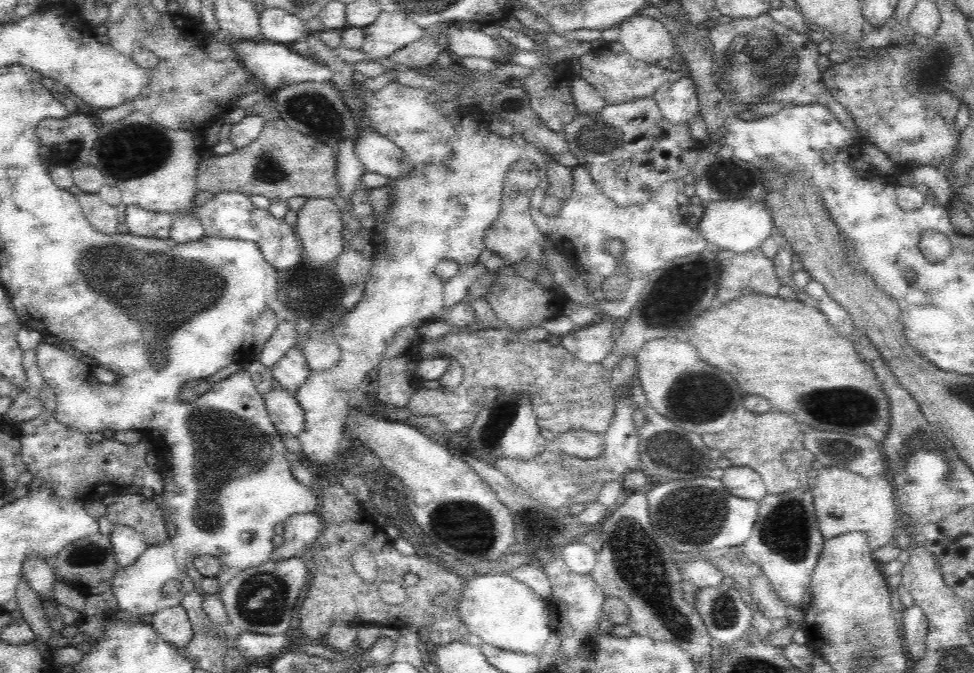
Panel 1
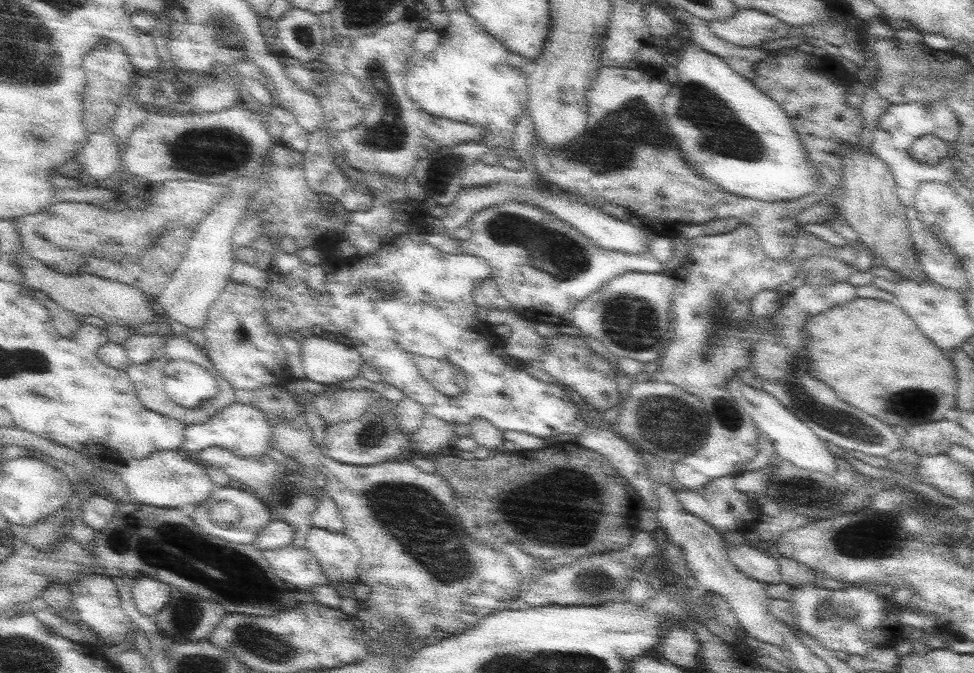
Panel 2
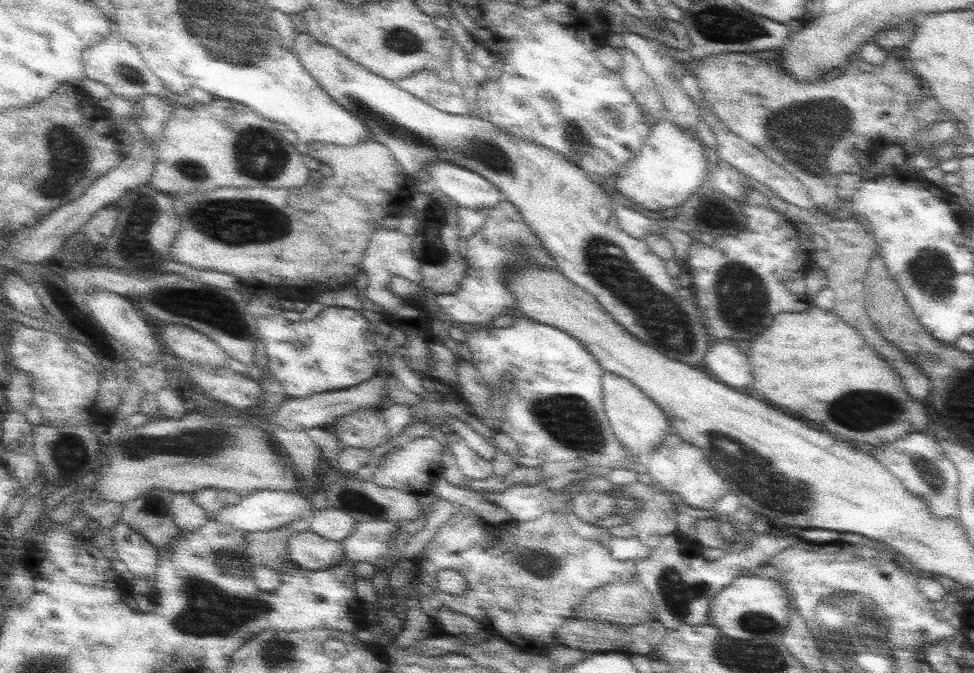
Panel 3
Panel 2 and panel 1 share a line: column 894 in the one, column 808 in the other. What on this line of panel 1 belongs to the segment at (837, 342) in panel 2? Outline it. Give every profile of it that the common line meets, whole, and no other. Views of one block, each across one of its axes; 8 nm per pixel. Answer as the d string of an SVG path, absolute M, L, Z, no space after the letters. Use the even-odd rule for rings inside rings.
M752 294L752 296L742 296L742 298L736 298L728 304L722 304L718 310L706 310L702 312L694 324L688 328L688 340L692 346L698 348L700 352L700 358L706 360L708 364L728 372L740 386L740 392L746 394L758 394L758 396L764 396L770 400L770 408L772 410L778 410L778 412L786 412L788 416L792 416L794 420L800 420L800 422L806 422L808 426L812 428L820 428L820 430L836 430L836 432L844 432L844 434L860 434L872 442L878 442L882 444L884 438L888 436L888 430L890 430L890 398L888 398L888 392L884 392L884 386L880 384L872 364L868 364L860 352L856 350L856 344L840 334L836 330L836 326L828 320L828 316L820 310L820 308L810 308L808 302L800 302L798 298L790 296L790 298L778 298L778 296L758 296L758 294Z

